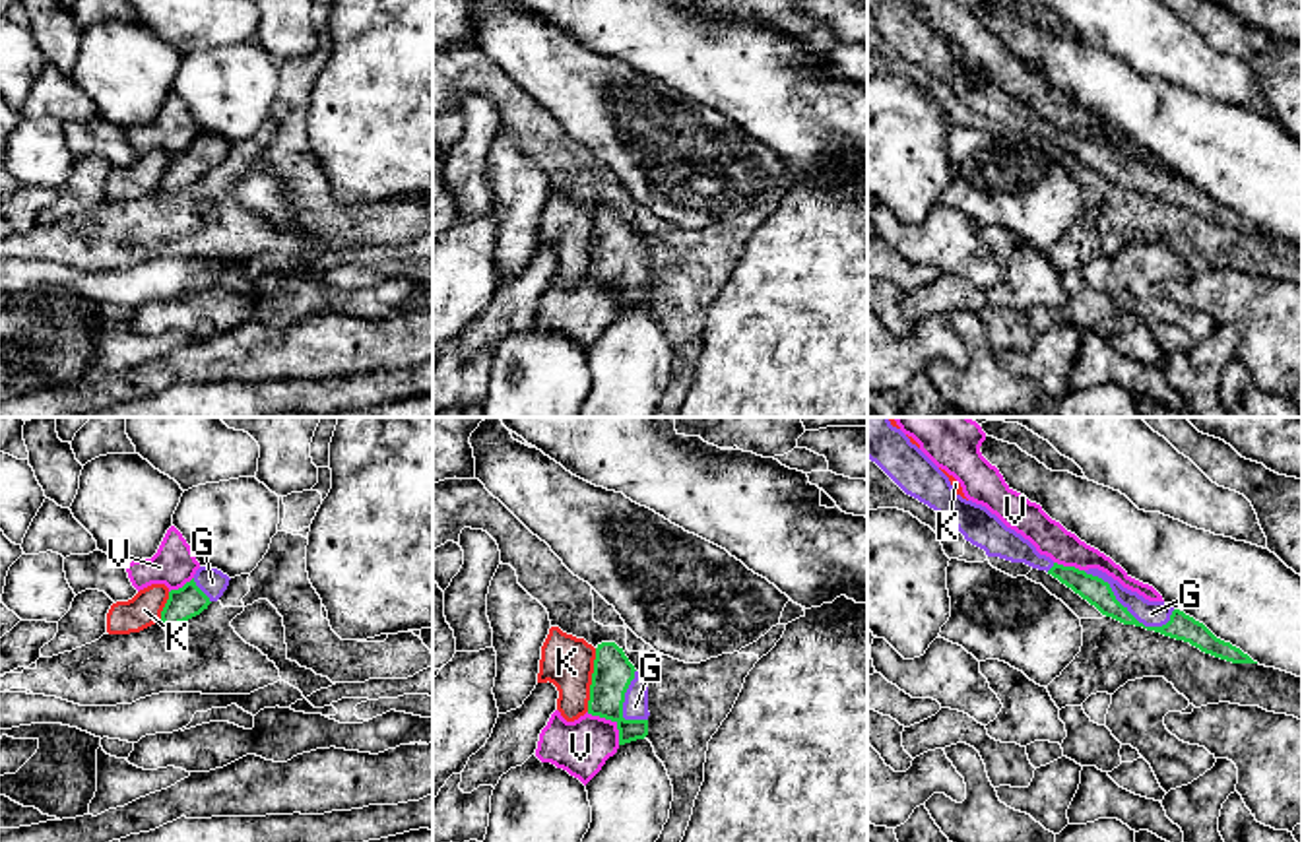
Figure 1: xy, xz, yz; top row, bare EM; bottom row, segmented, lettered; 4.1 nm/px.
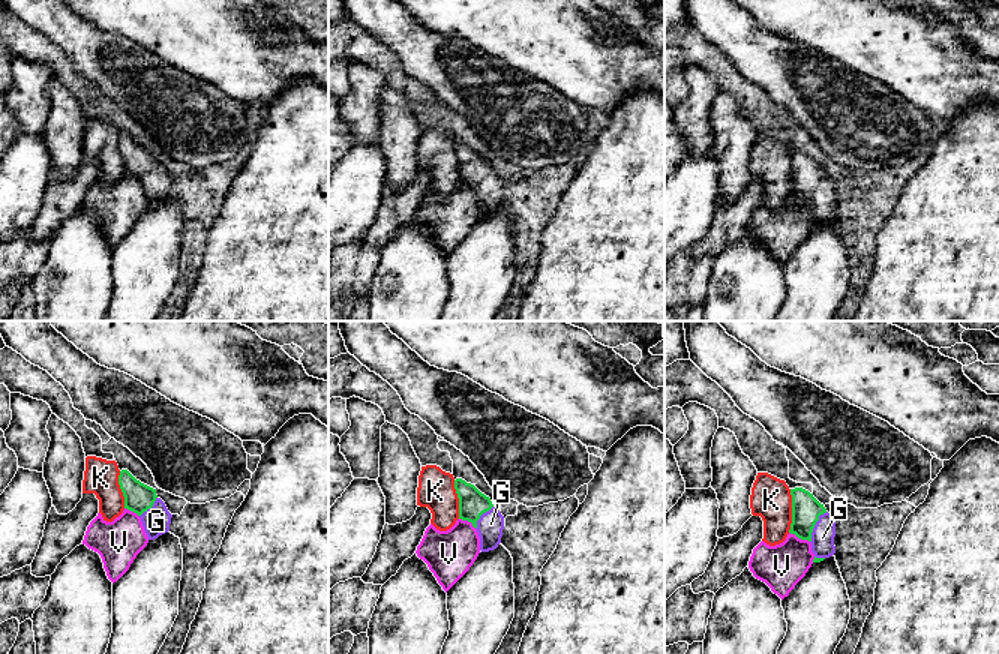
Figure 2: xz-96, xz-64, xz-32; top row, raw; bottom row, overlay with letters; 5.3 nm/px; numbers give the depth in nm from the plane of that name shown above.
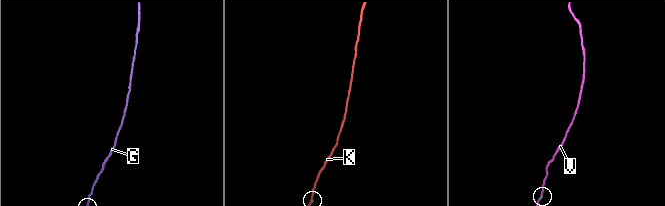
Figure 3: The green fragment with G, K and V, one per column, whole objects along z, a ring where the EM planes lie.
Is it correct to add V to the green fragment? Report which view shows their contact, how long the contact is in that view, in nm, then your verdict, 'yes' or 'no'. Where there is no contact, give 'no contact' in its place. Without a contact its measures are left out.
contact in xz; length 190 nm; no

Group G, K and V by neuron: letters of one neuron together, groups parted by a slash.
G / K / V

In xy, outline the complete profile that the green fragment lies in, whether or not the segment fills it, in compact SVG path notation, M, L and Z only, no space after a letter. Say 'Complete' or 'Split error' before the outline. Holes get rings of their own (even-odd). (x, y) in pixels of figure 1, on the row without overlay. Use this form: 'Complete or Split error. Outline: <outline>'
Split error. Outline: M200 132L190 147L169 157L169 165L161 177L161 188L179 190L200 180L212 167L223 161L229 146L217 134Z

